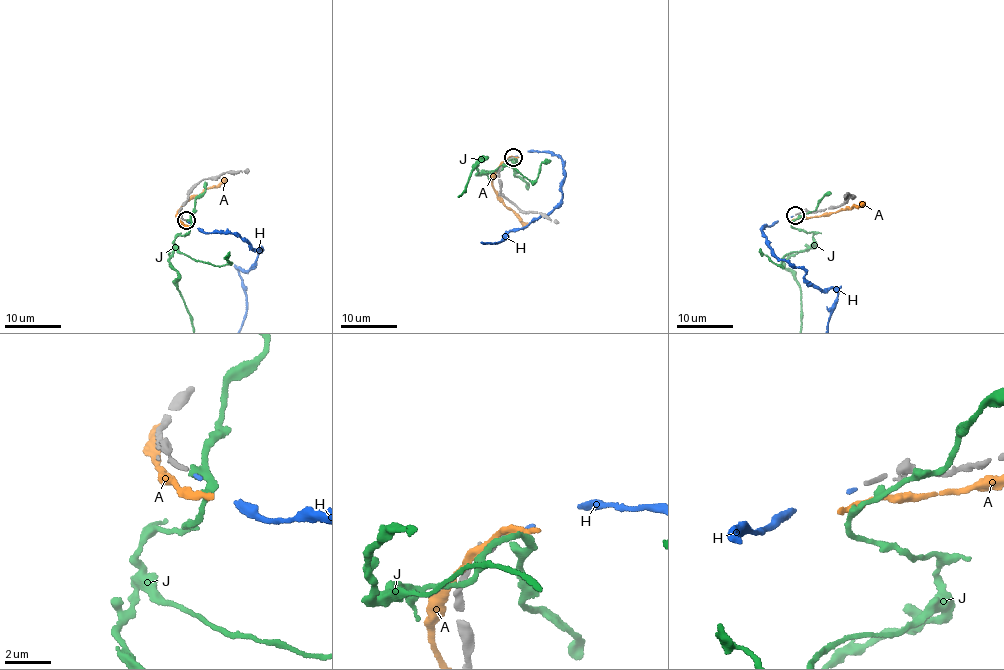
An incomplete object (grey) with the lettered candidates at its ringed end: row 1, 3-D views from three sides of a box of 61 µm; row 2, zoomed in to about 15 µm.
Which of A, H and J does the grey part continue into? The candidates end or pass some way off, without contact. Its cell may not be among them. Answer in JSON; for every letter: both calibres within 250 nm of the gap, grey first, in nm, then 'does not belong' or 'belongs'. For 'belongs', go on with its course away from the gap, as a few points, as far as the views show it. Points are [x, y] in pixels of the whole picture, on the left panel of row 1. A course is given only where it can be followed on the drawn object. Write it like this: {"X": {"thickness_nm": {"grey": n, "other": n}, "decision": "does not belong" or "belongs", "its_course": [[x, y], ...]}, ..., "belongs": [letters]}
{"A": {"thickness_nm": {"grey": 190, "other": 280}, "decision": "does not belong"}, "H": {"thickness_nm": {"grey": 190, "other": 130}, "decision": "belongs"}, "J": {"thickness_nm": {"grey": 190, "other": 280}, "decision": "does not belong"}, "belongs": ["H"]}

